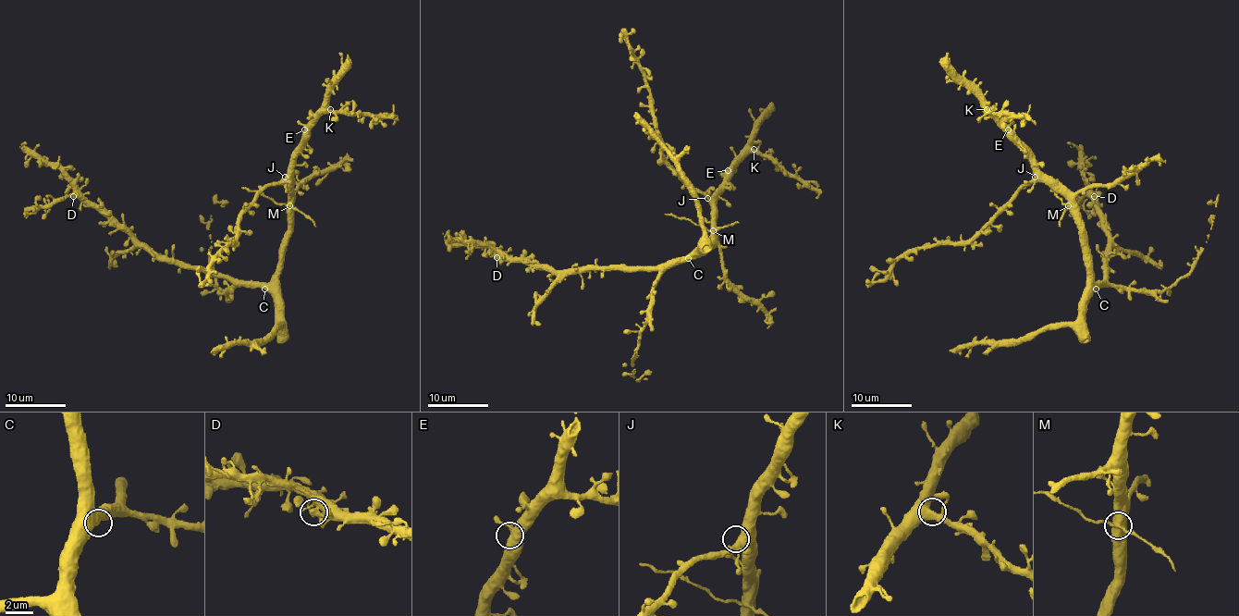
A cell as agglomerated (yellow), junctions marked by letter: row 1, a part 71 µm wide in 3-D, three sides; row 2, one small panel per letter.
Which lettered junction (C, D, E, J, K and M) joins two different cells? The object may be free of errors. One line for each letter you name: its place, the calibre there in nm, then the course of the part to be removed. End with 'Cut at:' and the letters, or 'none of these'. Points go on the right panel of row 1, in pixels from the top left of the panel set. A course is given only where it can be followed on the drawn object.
M: place (1068, 205); calibre 440 nm; course (1068, 205), (1056, 196), (1051, 187)
Cut at: M

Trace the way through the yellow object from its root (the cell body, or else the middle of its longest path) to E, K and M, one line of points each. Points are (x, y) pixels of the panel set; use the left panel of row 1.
E: (278, 260), (278, 250), (288, 229), (288, 187), (292, 152), (300, 143), (304, 129)
K: (278, 260), (278, 250), (288, 229), (288, 187), (292, 152), (309, 134), (311, 126), (330, 109)
M: (278, 260), (278, 250), (288, 229), (289, 205)

